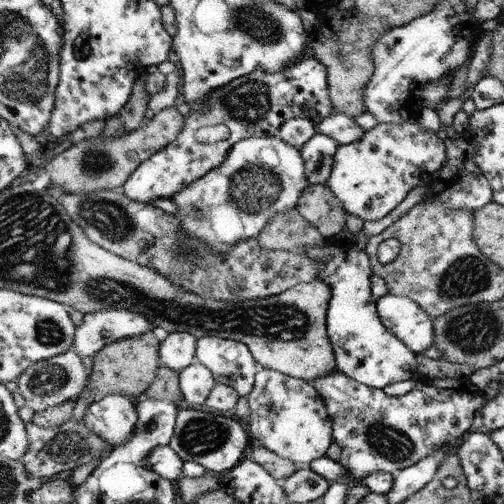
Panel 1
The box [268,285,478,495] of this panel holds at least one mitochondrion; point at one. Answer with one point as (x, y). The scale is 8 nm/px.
(391, 444)

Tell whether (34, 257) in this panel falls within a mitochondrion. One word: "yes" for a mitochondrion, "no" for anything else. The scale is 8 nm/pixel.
yes

